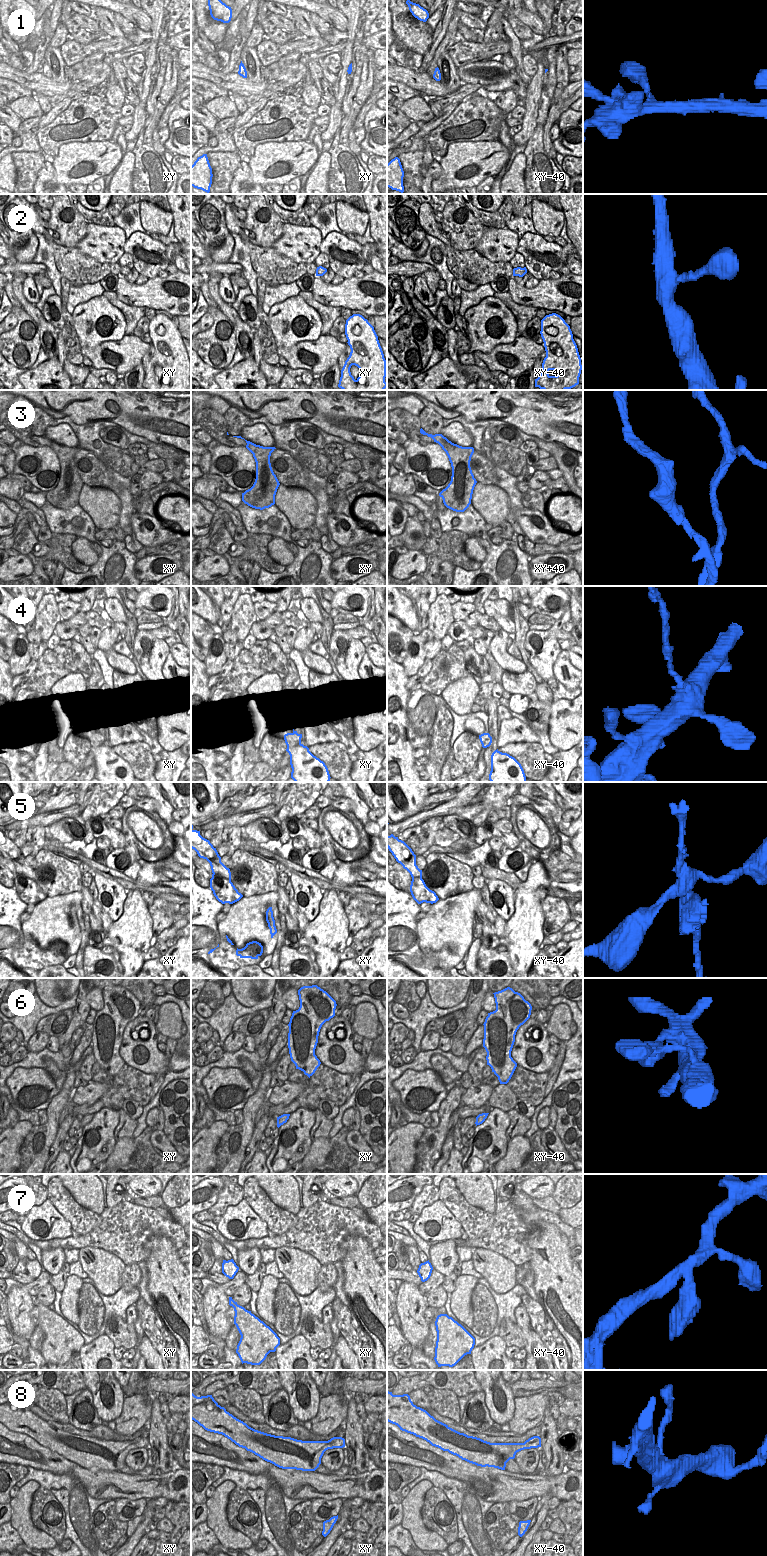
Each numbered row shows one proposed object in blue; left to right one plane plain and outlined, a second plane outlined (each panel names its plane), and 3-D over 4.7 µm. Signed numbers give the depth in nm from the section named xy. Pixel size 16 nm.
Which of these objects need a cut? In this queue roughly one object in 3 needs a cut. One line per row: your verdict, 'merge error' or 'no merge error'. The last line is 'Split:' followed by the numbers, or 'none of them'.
1: no merge error
2: no merge error
3: merge error
4: merge error
5: merge error
6: no merge error
7: no merge error
8: no merge error
Split: 3, 4, 5

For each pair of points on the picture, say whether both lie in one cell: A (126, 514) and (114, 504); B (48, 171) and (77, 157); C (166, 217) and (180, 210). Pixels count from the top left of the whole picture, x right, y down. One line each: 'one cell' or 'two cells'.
A: two cells
B: two cells
C: two cells

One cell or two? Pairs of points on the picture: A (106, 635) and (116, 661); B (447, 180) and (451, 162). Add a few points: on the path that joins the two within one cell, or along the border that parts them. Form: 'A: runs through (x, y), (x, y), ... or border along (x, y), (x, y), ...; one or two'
A: runs through (107, 641), (107, 648), (111, 655); one
B: runs through (451, 176), (451, 166); one

